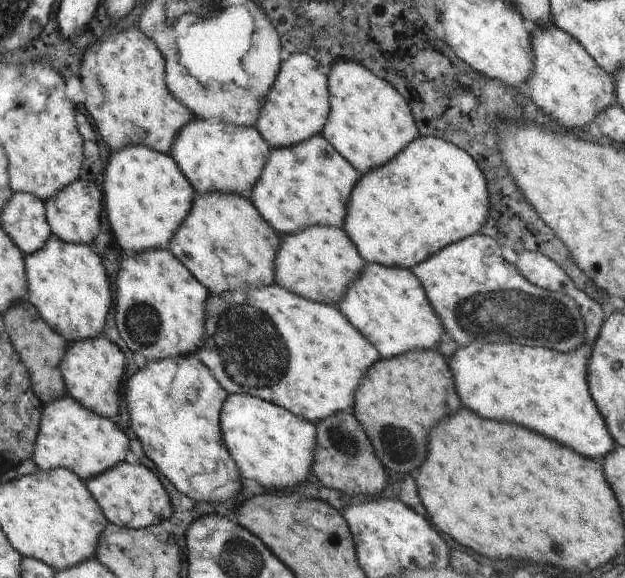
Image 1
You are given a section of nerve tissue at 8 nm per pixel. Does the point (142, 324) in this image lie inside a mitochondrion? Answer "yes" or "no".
yes

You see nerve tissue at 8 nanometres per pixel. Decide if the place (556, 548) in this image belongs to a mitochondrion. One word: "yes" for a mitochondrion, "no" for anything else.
no

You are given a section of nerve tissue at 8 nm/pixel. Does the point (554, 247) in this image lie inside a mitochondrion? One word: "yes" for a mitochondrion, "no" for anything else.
no

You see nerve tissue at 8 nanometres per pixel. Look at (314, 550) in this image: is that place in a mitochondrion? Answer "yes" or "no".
no

